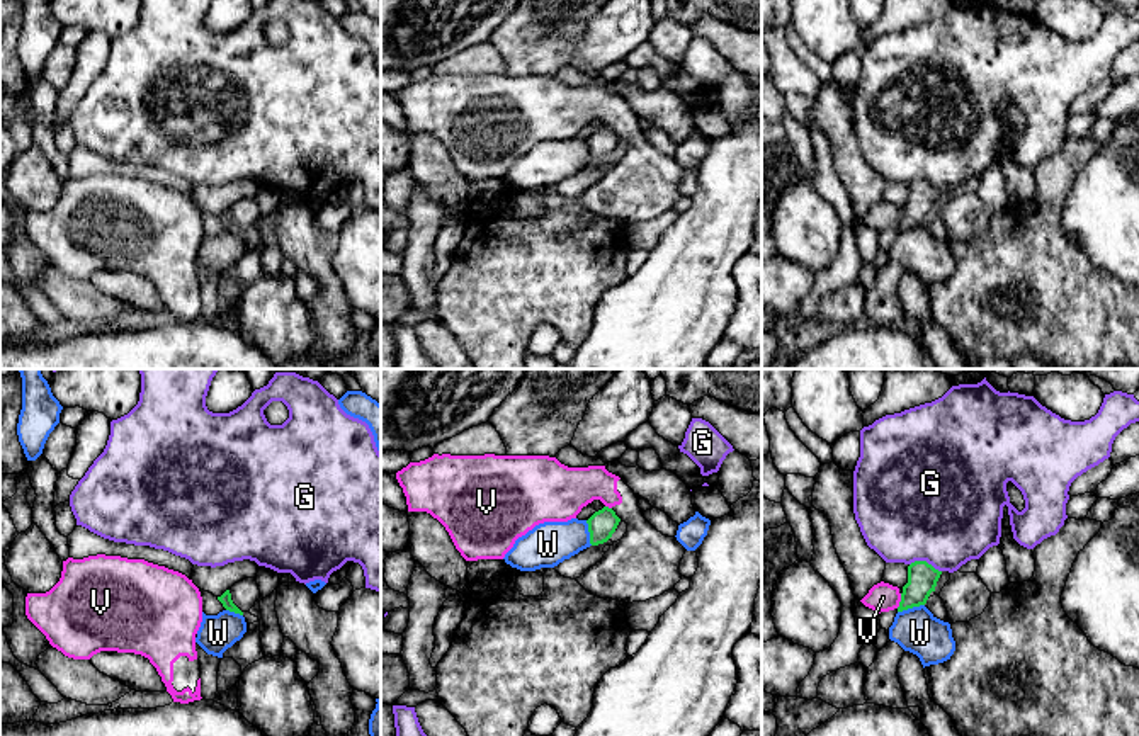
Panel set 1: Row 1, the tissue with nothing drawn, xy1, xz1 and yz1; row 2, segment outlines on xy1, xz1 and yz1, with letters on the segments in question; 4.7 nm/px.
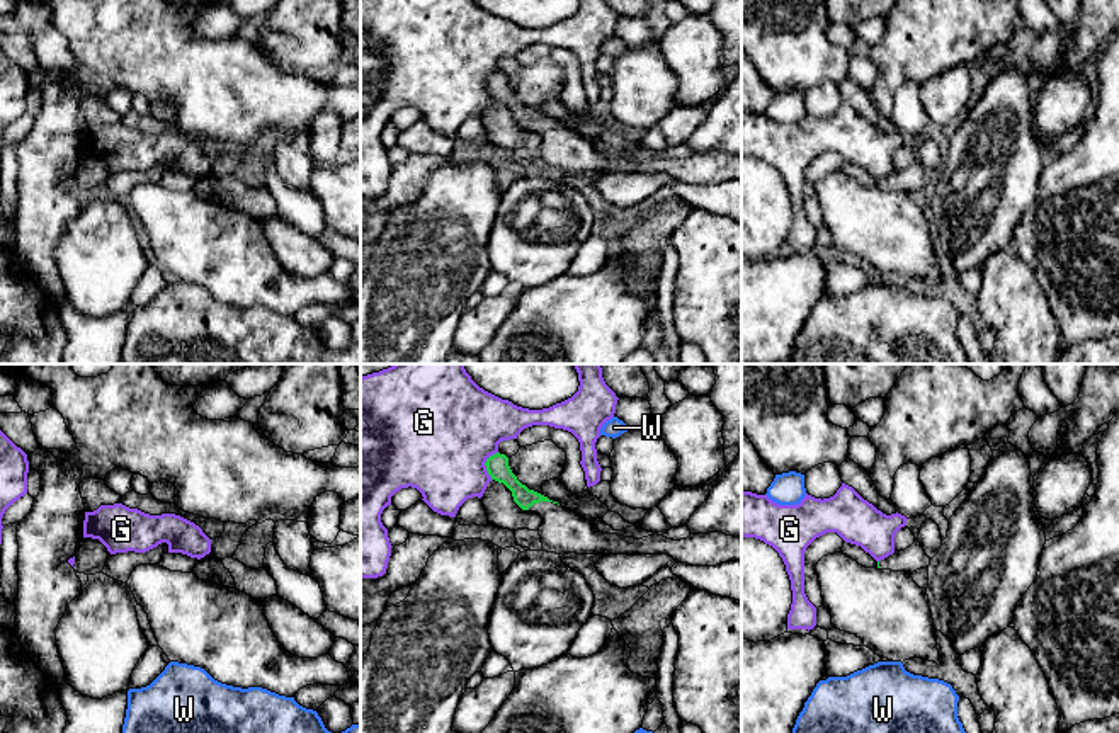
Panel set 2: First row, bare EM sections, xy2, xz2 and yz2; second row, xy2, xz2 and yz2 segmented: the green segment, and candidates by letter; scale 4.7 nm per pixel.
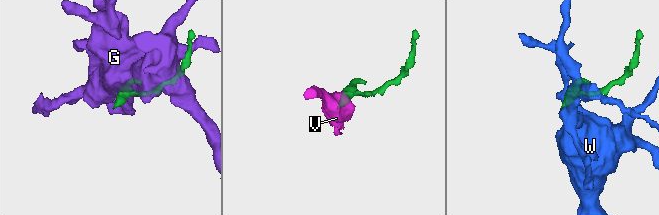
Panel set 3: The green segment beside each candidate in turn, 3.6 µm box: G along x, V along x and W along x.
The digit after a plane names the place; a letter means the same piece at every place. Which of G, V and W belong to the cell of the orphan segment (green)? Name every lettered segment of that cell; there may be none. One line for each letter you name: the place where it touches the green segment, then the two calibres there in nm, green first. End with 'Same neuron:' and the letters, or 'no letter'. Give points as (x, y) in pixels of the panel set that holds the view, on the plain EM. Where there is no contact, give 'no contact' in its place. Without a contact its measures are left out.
Same neuron: no letter

